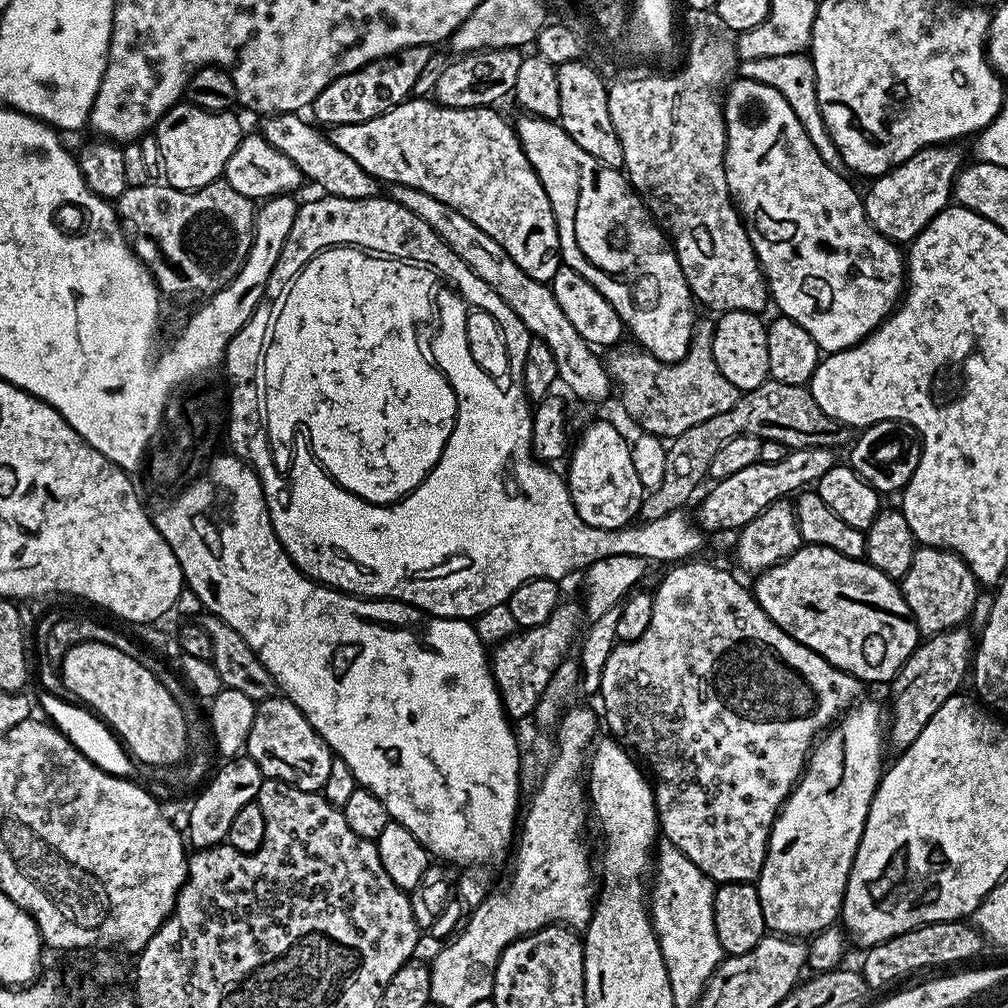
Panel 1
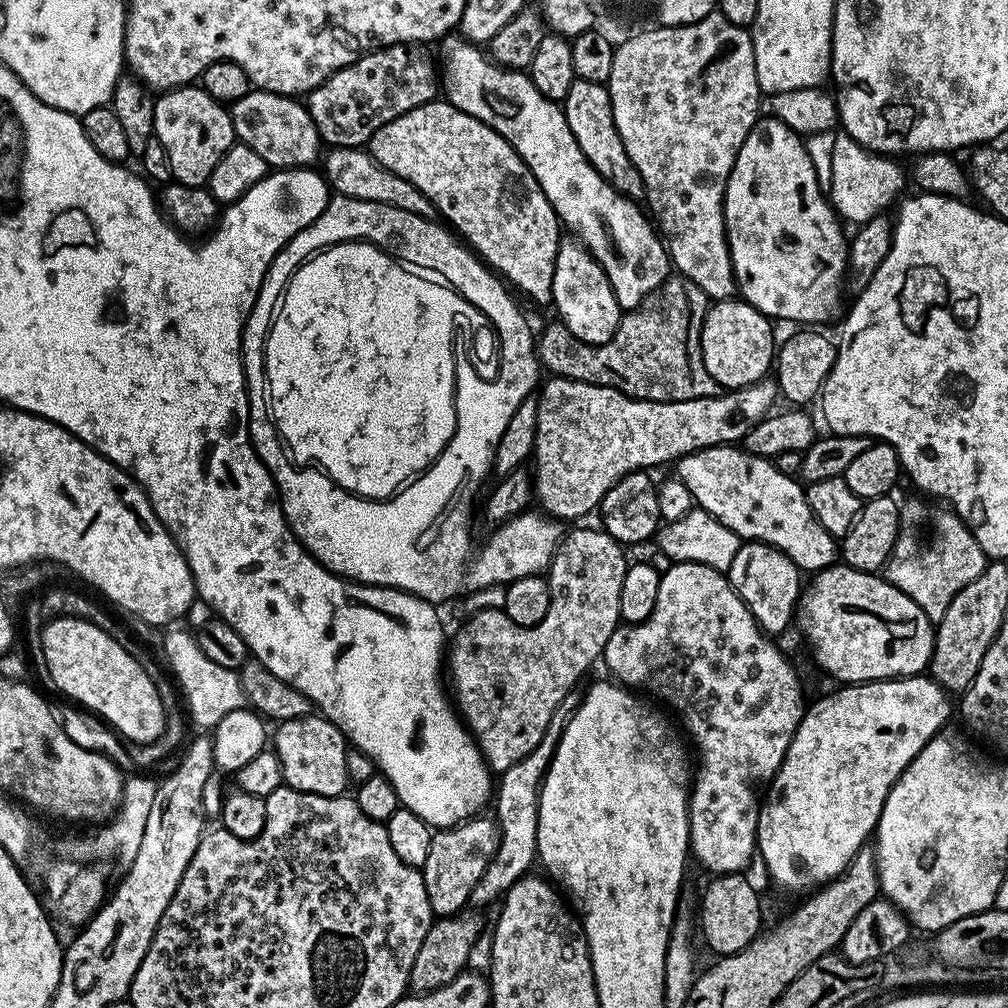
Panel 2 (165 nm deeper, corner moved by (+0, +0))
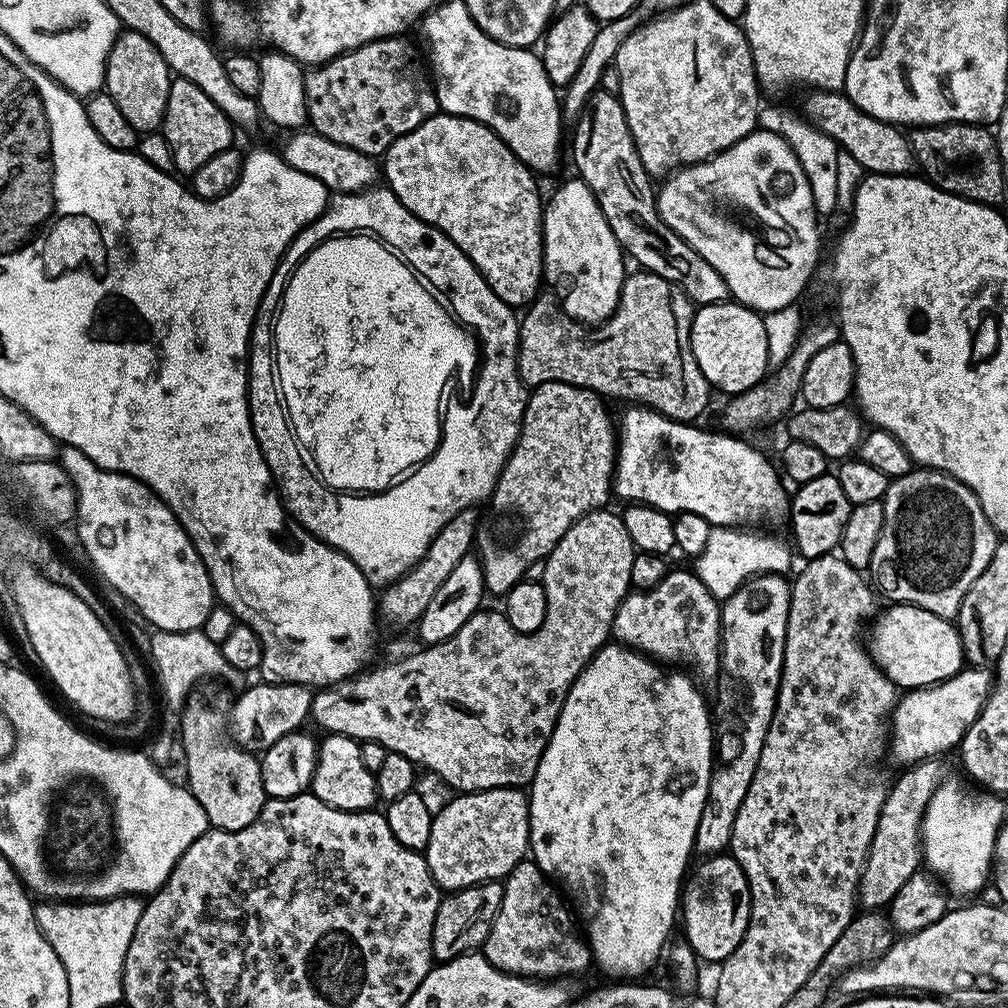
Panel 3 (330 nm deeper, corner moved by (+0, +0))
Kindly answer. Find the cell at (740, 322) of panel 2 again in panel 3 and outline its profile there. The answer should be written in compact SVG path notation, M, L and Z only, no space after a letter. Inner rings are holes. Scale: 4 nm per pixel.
M702 304L692 313L690 346L698 370L713 389L727 394L750 390L769 375L768 339L764 317L745 304Z

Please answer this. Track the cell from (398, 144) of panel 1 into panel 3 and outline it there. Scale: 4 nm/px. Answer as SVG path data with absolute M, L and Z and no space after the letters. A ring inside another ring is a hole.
M437 114L431 116L429 120L423 120L418 127L410 130L410 134L402 134L402 138L398 138L386 149L382 157L382 176L383 179L384 176L388 179L385 180L386 187L396 195L398 202L402 202L402 206L406 206L406 210L410 210L410 214L414 214L422 222L434 226L442 234L449 236L466 253L473 266L486 278L490 290L494 290L494 294L498 294L498 298L502 298L504 304L527 306L541 295L540 284L542 288L544 280L544 229L542 227L542 196L540 200L540 192L536 189L535 178L537 179L537 177L534 175L533 169L522 163L504 145L502 138L498 138L496 133L490 131L485 124L480 124L477 120L471 120L465 116L449 116L447 114Z

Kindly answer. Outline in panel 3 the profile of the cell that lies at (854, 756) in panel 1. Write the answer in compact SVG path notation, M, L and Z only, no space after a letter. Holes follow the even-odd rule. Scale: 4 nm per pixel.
M965 666L958 674L946 678L940 684L931 684L928 688L913 688L905 691L896 701L896 709L890 717L890 756L900 763L900 766L919 764L920 761L939 757L939 752L948 752L957 747L963 740L966 730L978 718L984 704L992 693L994 676L987 667Z

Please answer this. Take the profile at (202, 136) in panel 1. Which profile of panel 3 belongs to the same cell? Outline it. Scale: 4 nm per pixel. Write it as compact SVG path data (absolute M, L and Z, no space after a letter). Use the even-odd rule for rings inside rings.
M173 79L166 98L162 133L172 151L177 173L194 173L198 166L214 158L214 154L222 154L222 150L233 147L232 132L232 121L226 114L222 114L222 110L218 110L218 106L214 106L214 102L210 102L208 95L202 94L202 90L194 86L194 82Z

